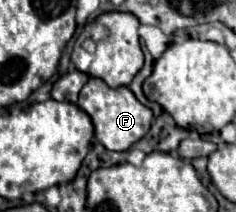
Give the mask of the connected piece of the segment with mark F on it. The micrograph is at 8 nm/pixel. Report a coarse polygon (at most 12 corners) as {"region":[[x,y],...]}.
{"region":[[90,78],[78,106],[108,150],[128,150],[152,124],[130,88]]}

